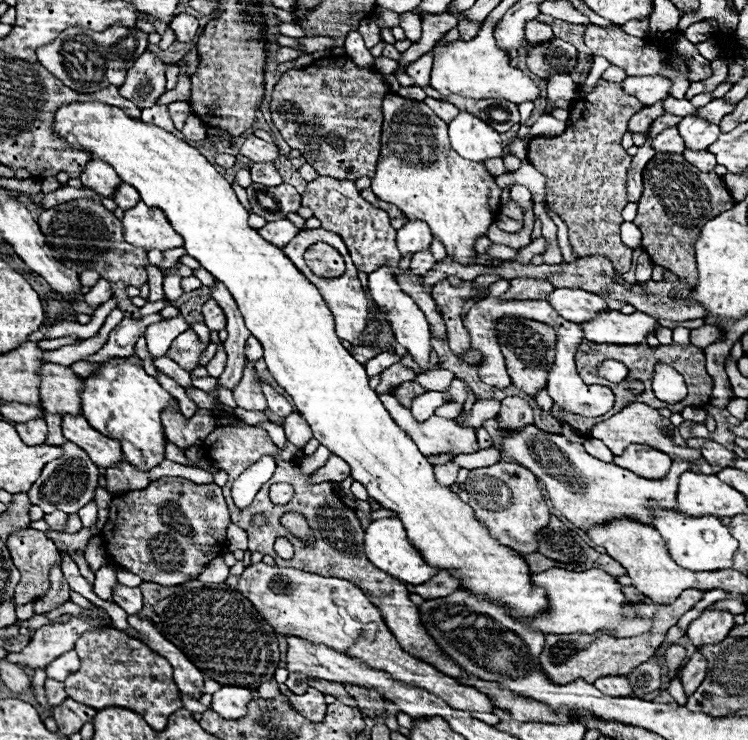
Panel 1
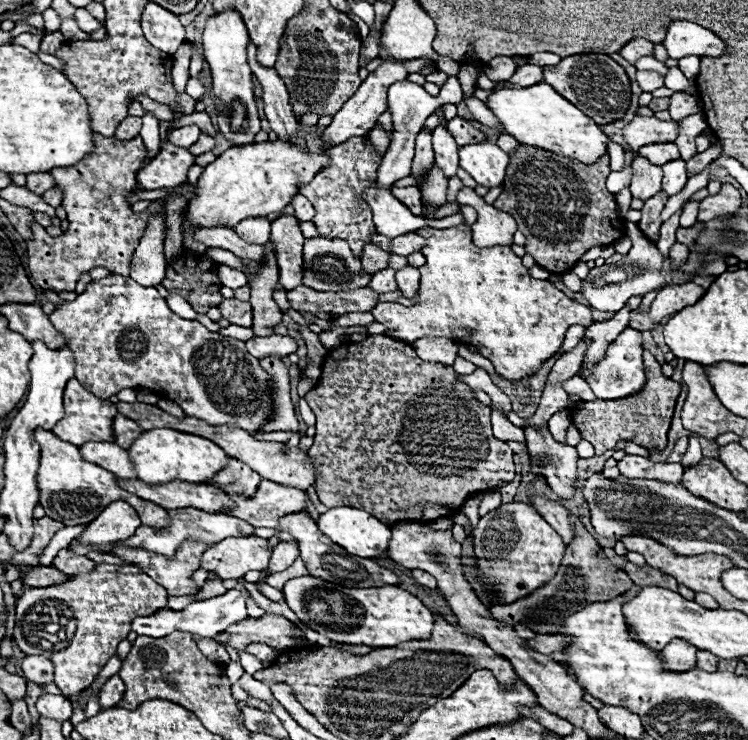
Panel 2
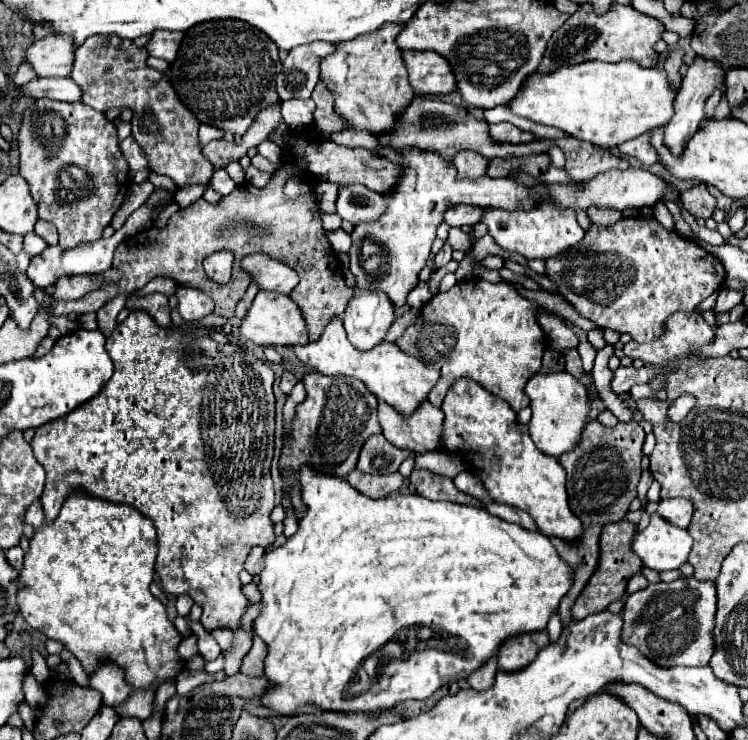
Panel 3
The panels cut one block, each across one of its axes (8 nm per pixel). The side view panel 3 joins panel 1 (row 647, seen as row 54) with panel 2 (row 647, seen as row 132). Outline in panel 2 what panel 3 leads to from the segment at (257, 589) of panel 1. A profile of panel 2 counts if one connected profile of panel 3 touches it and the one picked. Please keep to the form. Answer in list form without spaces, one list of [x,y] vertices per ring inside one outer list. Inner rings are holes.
[[[302,576],[286,582],[284,596],[306,628],[342,644],[390,648],[410,640],[430,638],[434,626],[434,614],[416,596],[398,586],[344,588],[314,576]]]

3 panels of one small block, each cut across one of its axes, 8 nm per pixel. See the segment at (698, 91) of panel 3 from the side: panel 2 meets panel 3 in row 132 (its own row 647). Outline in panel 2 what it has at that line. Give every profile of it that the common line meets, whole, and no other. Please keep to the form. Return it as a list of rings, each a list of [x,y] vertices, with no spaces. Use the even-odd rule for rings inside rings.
[[[672,640],[664,650],[660,650],[660,656],[664,668],[670,668],[670,672],[688,672],[696,666],[696,652],[698,650],[686,640]]]

